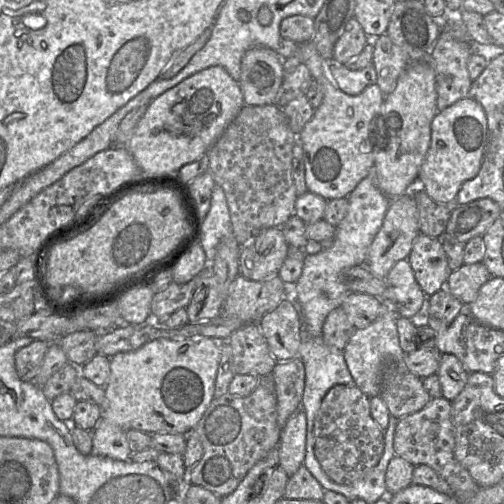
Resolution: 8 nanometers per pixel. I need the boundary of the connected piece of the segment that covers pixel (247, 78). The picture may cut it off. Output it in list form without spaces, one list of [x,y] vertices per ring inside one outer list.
[[[254,47],[245,52],[238,81],[245,105],[275,104],[283,81],[284,59],[277,51],[266,47]]]

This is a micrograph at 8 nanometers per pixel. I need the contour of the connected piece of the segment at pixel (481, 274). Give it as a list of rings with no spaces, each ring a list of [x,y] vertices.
[[[482,262],[463,264],[456,271],[451,272],[445,287],[467,306],[476,300],[480,288],[491,277],[491,273]]]

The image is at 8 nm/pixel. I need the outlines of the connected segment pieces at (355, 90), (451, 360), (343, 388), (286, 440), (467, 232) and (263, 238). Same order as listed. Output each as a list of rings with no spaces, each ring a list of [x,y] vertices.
[[[332,60],[330,61],[330,71],[338,88],[351,96],[358,95],[366,87],[375,84],[377,80],[376,70],[372,64],[363,69],[352,71],[346,65]]]
[[[442,354],[437,372],[441,396],[452,402],[464,389],[469,374],[456,356]]]
[[[335,385],[324,396],[314,419],[314,453],[326,475],[335,483],[349,485],[364,477],[379,462],[384,451],[384,431],[370,413],[370,398],[355,385]]]
[[[302,409],[297,410],[282,428],[279,442],[279,465],[292,476],[303,464],[306,452],[307,419]]]
[[[489,198],[463,205],[453,204],[451,208],[445,232],[439,238],[442,243],[467,243],[474,237],[482,237],[503,211],[498,203]]]
[[[280,227],[262,230],[241,246],[239,275],[251,281],[262,281],[278,275],[288,256],[288,248]]]

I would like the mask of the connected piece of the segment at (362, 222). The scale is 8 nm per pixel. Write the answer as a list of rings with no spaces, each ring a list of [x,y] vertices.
[[[372,176],[362,179],[347,197],[345,217],[336,227],[335,241],[331,248],[319,253],[305,255],[303,269],[297,282],[290,286],[290,294],[297,302],[297,309],[304,319],[304,328],[313,338],[321,338],[324,321],[328,314],[351,293],[341,281],[341,272],[352,266],[365,266],[371,244],[379,232],[390,204]]]

